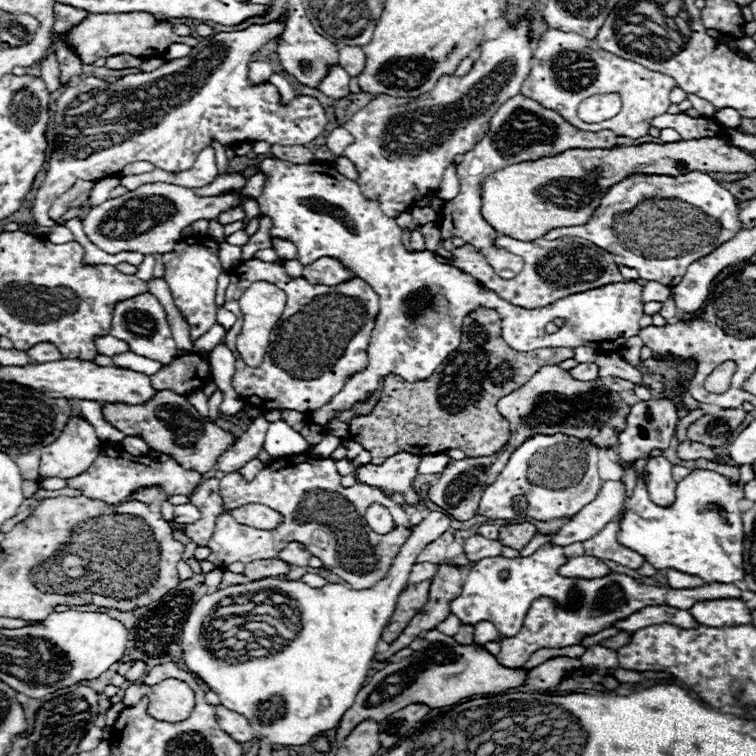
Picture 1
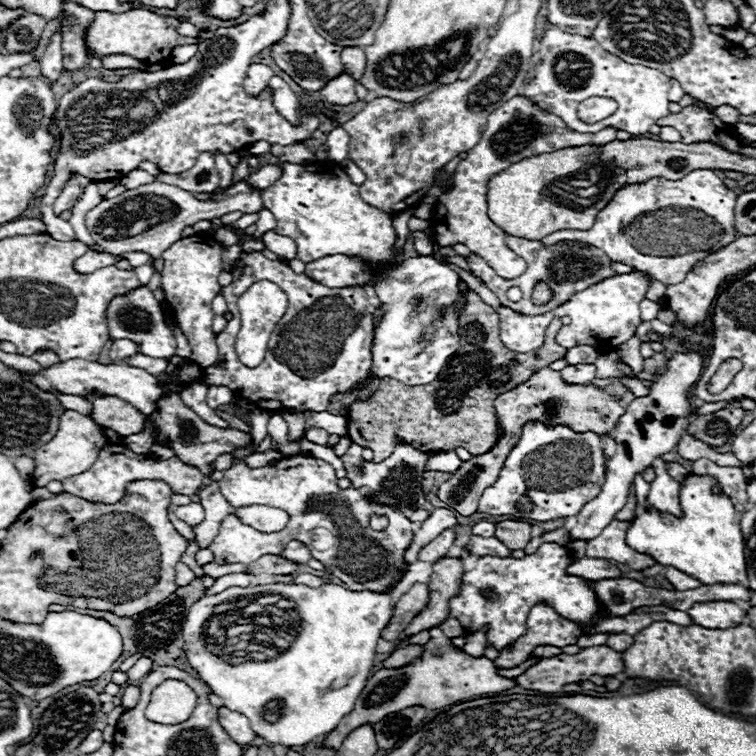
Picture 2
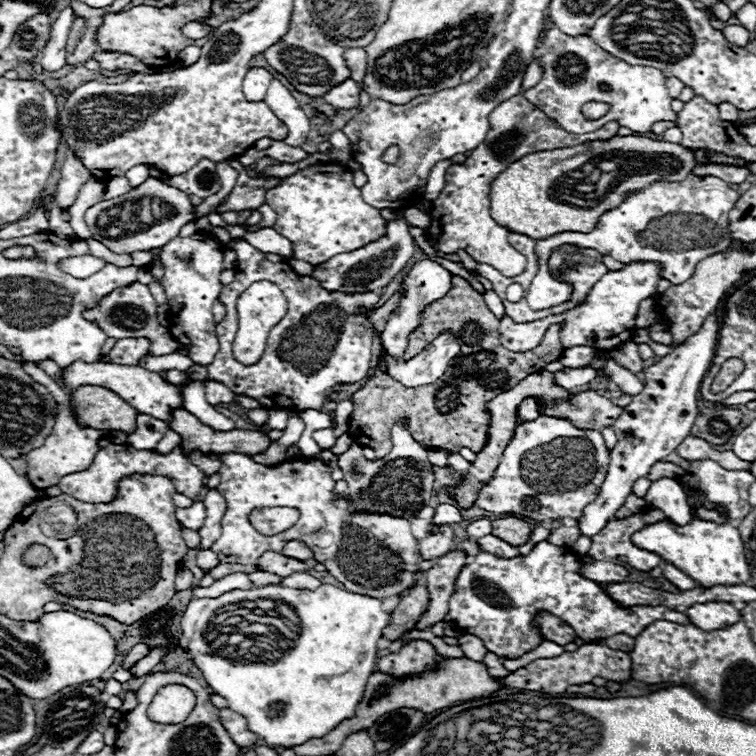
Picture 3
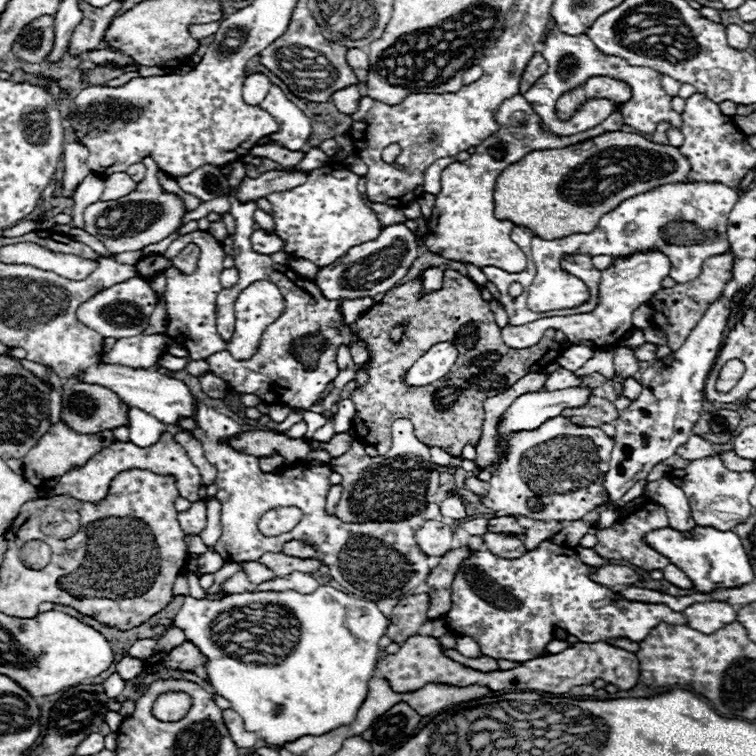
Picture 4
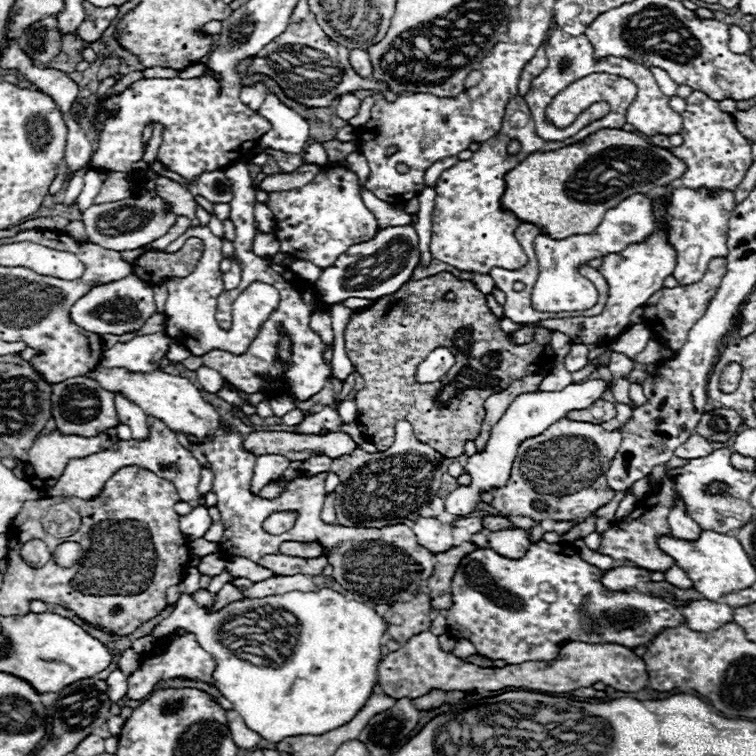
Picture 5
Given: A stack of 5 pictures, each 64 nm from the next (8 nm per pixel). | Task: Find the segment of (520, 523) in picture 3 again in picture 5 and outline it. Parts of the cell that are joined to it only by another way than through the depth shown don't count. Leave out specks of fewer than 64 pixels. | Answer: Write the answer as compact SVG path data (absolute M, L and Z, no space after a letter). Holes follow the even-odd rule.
M486 516L484 518L484 528L490 530L490 532L496 532L496 530L504 530L504 528L512 528L514 524L504 518L504 516Z

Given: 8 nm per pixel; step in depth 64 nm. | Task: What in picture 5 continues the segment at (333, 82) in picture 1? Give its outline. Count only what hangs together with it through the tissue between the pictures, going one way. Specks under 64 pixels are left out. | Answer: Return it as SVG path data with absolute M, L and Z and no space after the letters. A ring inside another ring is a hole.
M342 94L338 98L338 104L336 104L336 112L340 118L344 120L350 120L352 116L356 116L360 110L360 100L354 96L354 94Z

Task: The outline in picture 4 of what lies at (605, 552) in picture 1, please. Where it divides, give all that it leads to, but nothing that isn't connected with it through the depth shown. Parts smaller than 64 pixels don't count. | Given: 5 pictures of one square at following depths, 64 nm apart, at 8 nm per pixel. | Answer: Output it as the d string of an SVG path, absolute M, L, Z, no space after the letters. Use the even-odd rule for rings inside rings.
M644 504L644 508L620 518L616 524L612 524L610 528L602 528L602 530L596 530L596 538L598 538L598 544L592 548L598 556L606 558L606 560L628 560L630 564L634 564L636 568L642 568L642 570L662 570L670 564L670 560L662 554L658 554L656 550L648 548L644 544L644 534L650 532L650 528L664 528L668 526L666 522L666 512L660 504Z

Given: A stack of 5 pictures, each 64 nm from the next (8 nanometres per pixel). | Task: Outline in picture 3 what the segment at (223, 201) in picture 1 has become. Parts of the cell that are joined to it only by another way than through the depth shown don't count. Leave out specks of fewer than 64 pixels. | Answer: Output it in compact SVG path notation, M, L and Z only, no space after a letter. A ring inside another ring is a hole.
M232 158L228 163L239 173L238 180L236 180L236 186L232 188L232 192L226 196L224 202L220 202L216 206L214 212L224 214L230 210L232 212L258 210L264 204L266 190L274 188L274 184L278 184L280 180L276 180L276 178L250 178L237 158ZM148 178L146 184L134 188L118 198L104 200L86 212L86 224L92 232L92 238L102 242L116 254L132 254L138 250L154 250L166 246L174 240L180 228L188 222L196 222L196 206L192 206L186 192L164 184L158 178Z

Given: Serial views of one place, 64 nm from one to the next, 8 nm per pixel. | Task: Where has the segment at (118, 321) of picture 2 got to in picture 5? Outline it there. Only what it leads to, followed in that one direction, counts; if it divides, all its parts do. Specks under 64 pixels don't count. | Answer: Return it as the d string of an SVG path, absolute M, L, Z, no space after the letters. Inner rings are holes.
M126 276L124 280L118 282L110 282L110 284L102 284L92 288L92 292L88 292L88 296L80 298L74 306L72 306L72 320L74 324L80 324L80 328L88 328L88 332L94 334L128 334L128 332L136 332L142 328L142 324L148 320L148 316L152 316L156 312L156 304L154 304L154 292L152 286L148 286L146 282L142 282L136 276Z

